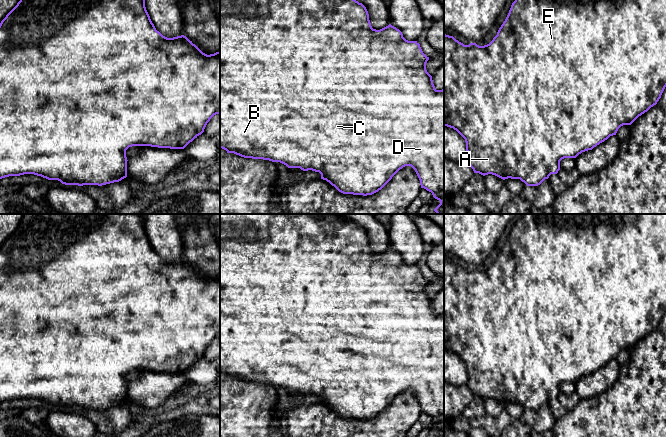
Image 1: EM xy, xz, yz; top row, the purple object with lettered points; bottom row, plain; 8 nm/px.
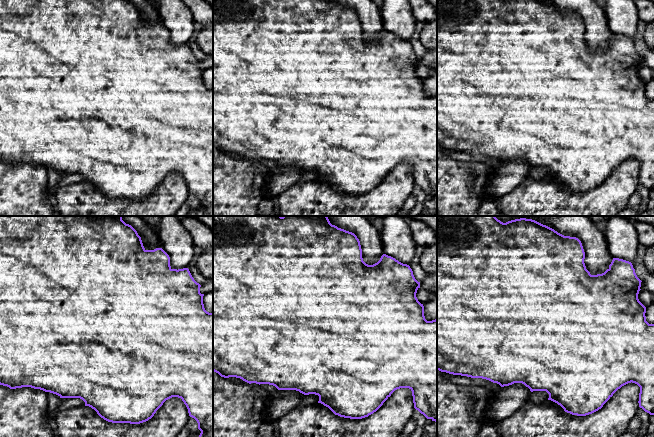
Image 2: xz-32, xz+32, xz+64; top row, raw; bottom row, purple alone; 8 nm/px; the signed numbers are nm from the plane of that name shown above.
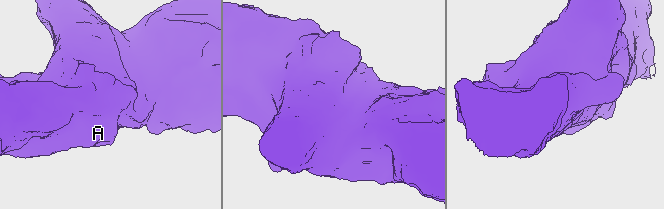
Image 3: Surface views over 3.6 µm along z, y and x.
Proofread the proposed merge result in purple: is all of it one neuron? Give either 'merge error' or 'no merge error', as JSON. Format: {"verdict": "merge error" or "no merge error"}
{"verdict": "no merge error"}

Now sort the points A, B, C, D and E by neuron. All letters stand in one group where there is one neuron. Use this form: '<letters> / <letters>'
A B C D E

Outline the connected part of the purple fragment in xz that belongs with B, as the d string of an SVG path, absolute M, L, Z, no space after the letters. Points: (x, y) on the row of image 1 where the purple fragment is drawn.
M220 0L220 148L244 158L280 162L288 168L319 172L321 179L329 182L339 192L363 196L378 192L400 169L411 166L420 180L421 188L431 192L433 197L440 201L434 211L444 214L444 89L435 89L432 76L426 70L428 60L429 57L423 53L417 41L406 40L402 32L391 24L380 30L373 29L366 7L356 0Z

